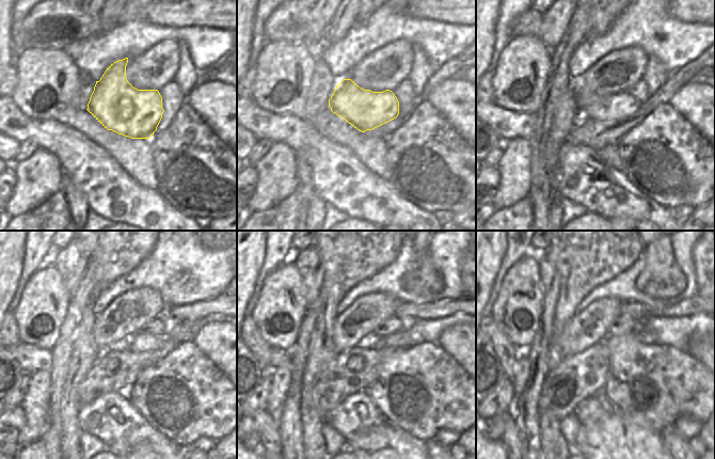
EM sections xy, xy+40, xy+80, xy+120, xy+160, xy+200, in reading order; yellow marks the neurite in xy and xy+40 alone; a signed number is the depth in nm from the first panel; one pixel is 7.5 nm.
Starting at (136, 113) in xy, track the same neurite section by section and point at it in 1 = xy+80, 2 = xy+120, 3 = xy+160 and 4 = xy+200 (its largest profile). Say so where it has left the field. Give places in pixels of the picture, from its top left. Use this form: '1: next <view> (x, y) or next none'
1: next xy+80 (618, 107)
2: next xy+120 (140, 342)
3: next xy+160 (401, 339)
4: next xy+200 (640, 333)

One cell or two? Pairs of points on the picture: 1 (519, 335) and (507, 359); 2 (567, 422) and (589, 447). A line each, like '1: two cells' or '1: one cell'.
1: two cells
2: two cells

